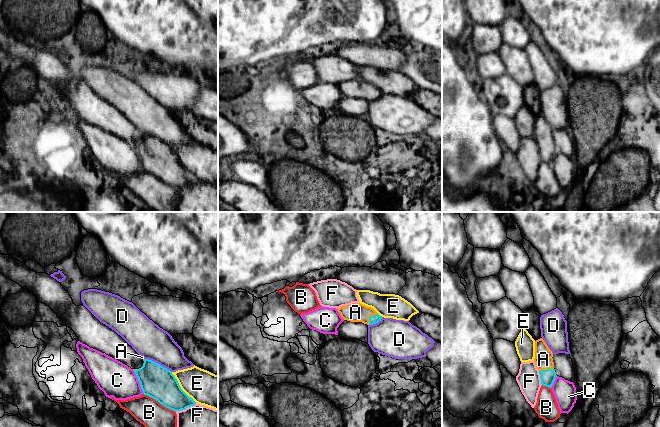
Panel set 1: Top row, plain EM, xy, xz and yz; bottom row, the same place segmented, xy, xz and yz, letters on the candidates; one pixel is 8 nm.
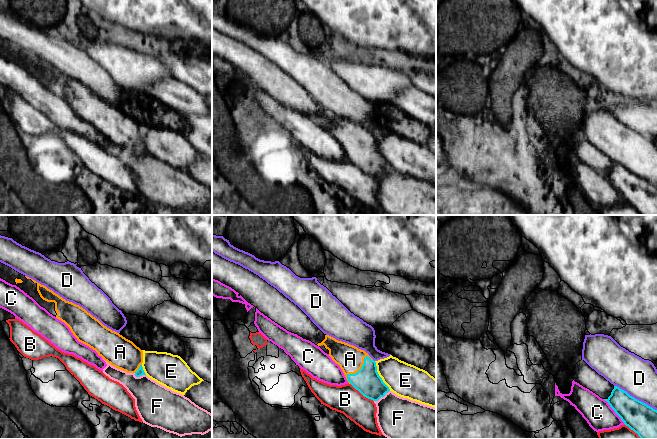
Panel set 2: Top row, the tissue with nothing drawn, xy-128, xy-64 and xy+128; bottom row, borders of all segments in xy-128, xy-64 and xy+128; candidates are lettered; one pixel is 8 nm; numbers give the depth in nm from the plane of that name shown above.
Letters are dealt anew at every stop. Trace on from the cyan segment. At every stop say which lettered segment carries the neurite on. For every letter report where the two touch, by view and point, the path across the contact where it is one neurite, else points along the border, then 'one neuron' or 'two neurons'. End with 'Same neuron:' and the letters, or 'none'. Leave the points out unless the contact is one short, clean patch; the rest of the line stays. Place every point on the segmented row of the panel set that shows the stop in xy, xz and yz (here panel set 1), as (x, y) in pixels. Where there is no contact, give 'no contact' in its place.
A: contact xz (369, 317); way xz (374, 319), (369, 317), (355, 312); one neuron
B: contact xy (159, 402); two neurons
C: contact xy (139, 382); two neurons
D: contact xy (157, 363); two neurons
E: contact xy (180, 388); two neurons
F: contact xy (185, 408); two neurons
Same neuron: A

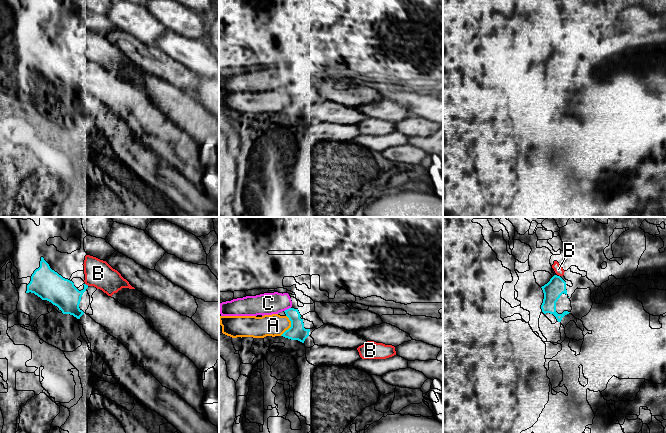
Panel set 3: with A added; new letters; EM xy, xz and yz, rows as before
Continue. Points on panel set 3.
A: contact xz (291, 326); two neurons
B: contact xy (87, 285); two neurons
C: contact xz (287, 309); two neurons
Same neuron: none

